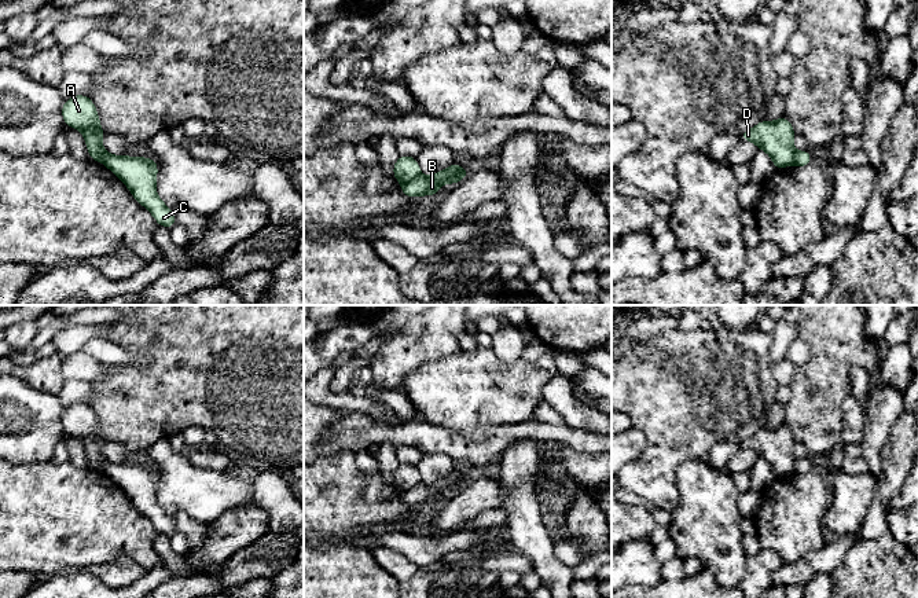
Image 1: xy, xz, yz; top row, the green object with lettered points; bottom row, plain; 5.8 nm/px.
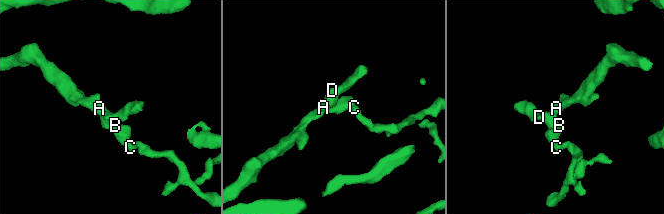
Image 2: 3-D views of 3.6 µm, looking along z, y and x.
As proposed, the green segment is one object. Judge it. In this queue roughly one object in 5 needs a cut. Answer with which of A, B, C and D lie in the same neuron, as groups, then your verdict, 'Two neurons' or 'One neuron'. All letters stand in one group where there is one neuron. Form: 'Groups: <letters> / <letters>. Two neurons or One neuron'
Groups: A D / B C. Two neurons

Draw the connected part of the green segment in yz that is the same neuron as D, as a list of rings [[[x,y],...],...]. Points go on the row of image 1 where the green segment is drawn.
[[[786,117],[775,121],[763,120],[752,129],[742,132],[741,139],[754,143],[759,150],[765,151],[776,169],[790,166],[796,150],[793,147],[794,129]]]

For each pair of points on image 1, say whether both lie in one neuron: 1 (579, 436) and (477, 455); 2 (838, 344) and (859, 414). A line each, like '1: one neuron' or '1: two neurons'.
1: one neuron
2: two neurons

